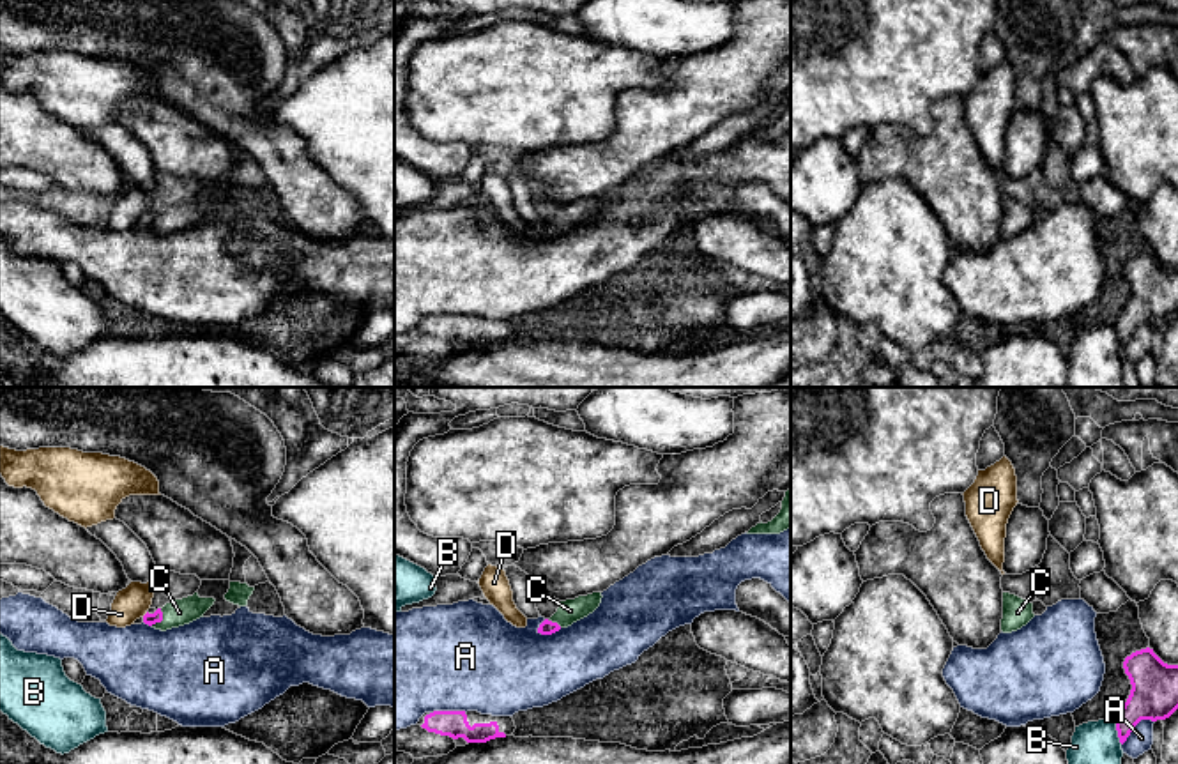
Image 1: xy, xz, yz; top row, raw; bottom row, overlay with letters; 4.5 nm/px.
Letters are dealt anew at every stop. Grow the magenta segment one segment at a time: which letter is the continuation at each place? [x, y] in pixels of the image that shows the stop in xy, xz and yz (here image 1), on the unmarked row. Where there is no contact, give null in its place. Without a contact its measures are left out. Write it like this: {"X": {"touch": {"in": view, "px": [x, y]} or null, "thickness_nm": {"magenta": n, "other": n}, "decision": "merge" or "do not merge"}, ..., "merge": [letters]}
{"A": {"touch": {"in": "yz", "px": [1134, 329]}, "thickness_nm": {"magenta": 220, "other": 110}, "decision": "do not merge"}, "B": {"touch": {"in": "yz", "px": [1118, 336]}, "thickness_nm": {"magenta": 220, "other": 260}, "decision": "do not merge"}, "C": {"touch": {"in": "xy", "px": [161, 223]}, "thickness_nm": {"magenta": 50, "other": 120}, "decision": "merge"}, "D": {"touch": {"in": "xy", "px": [145, 218]}, "thickness_nm": {"magenta": 50, "other": 150}, "decision": "do not merge"}, "merge": ["C"]}

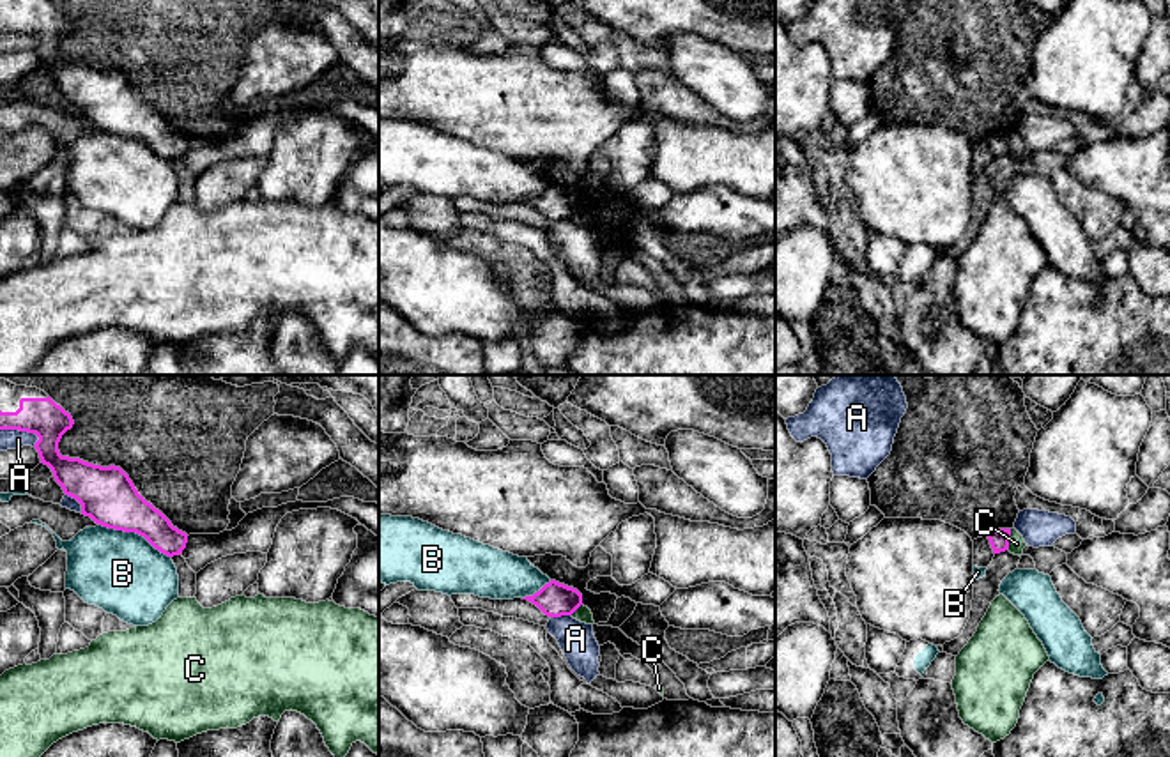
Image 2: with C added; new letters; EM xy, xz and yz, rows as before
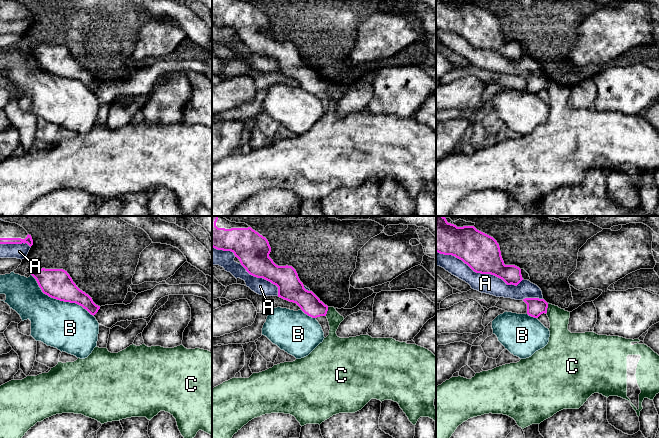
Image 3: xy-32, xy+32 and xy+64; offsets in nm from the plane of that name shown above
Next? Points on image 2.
{"A": {"touch": {"in": "xy", "px": [20, 34]}, "thickness_nm": {"magenta": 170, "other": 100}, "decision": "do not merge"}, "B": {"touch": {"in": "xy", "px": [135, 135]}, "thickness_nm": {"magenta": 260, "other": 380}, "decision": "do not merge"}, "C": {"touch": {"in": "yz", "px": [1008, 144]}, "thickness_nm": {"magenta": 90, "other": 80}, "decision": "do not merge"}, "merge": []}

